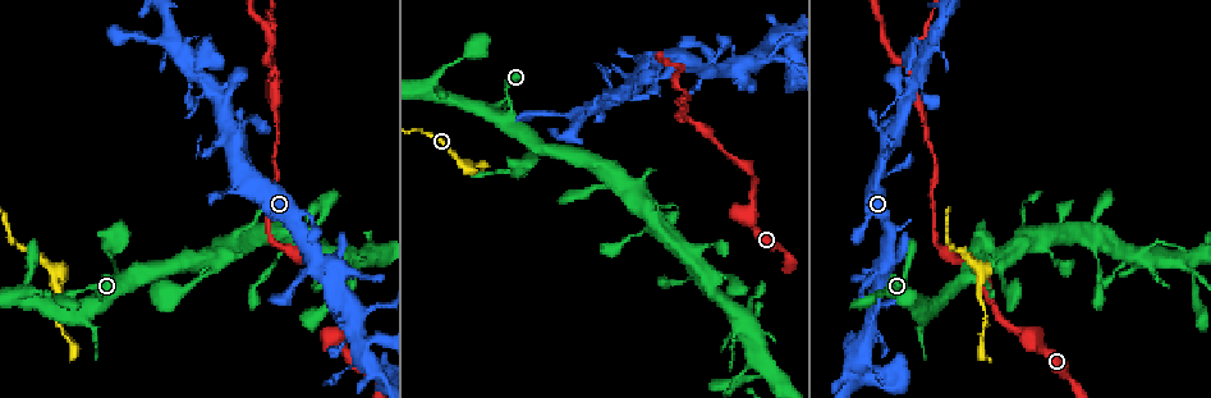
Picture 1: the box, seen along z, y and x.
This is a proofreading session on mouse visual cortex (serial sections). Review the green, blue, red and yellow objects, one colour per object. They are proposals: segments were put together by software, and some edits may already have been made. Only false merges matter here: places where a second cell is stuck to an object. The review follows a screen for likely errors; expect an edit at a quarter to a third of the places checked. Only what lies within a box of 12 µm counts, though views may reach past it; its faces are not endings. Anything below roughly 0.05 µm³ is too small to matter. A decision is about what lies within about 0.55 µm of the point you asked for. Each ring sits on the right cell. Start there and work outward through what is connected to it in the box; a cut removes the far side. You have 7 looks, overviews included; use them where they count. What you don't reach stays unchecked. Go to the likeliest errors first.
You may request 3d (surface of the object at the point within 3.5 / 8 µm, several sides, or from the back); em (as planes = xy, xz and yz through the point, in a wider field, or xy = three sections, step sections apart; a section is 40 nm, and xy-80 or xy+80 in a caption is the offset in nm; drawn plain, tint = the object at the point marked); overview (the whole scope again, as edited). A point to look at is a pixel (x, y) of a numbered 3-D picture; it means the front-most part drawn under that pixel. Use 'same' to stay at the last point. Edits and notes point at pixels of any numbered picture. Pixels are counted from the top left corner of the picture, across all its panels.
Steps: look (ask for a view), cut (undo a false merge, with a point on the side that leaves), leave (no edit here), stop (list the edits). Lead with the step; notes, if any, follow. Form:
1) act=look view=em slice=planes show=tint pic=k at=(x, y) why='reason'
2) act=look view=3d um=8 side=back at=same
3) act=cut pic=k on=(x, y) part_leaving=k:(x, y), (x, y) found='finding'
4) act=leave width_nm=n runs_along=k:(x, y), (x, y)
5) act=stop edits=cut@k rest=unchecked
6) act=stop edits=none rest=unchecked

act=look view=3d um=3.5 pic=1 at=(99, 302) why='small branch off a trunk'

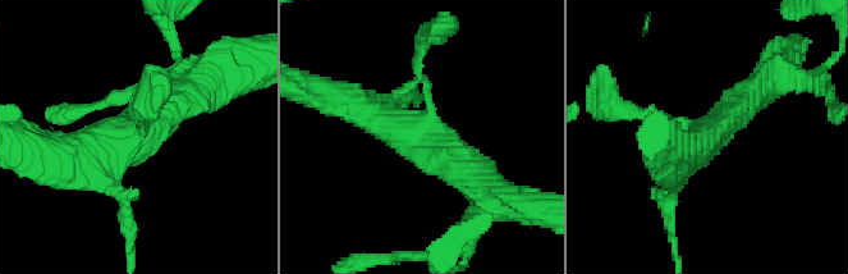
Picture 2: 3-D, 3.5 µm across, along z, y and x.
act=look view=em slice=planes show=tint pic=2 at=(425, 130) arms=3 arm_widths_nm=150,400,450 why='need the tissue'

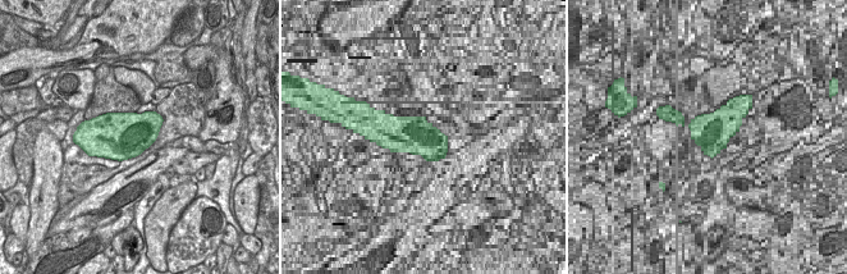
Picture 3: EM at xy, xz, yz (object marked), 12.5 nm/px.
act=leave found='one cell here'

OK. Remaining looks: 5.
act=look view=3d um=3.5 pic=1 at=(1008, 326) why='thick turns thin'

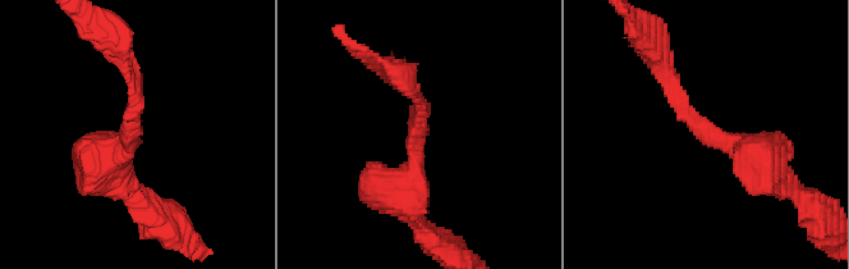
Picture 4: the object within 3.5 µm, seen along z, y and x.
act=look view=em slice=xy step=3 show=tint pic=4 at=(126, 133) arm_widths_nm=200,450 why='now the EM'

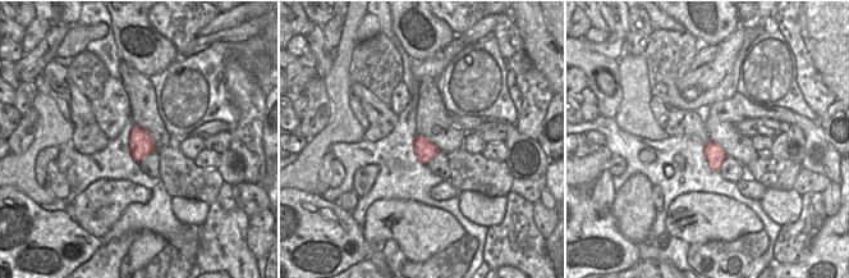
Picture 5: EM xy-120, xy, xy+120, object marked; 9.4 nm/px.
act=look view=em slice=xy step=1 show=tint at=same why='another direction'

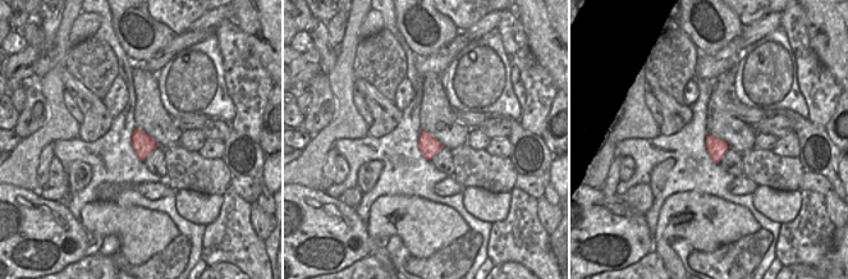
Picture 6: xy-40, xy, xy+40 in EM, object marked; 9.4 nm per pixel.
act=leave found='all the same cell'

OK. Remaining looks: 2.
act=stop edits=none rest=unchecked

